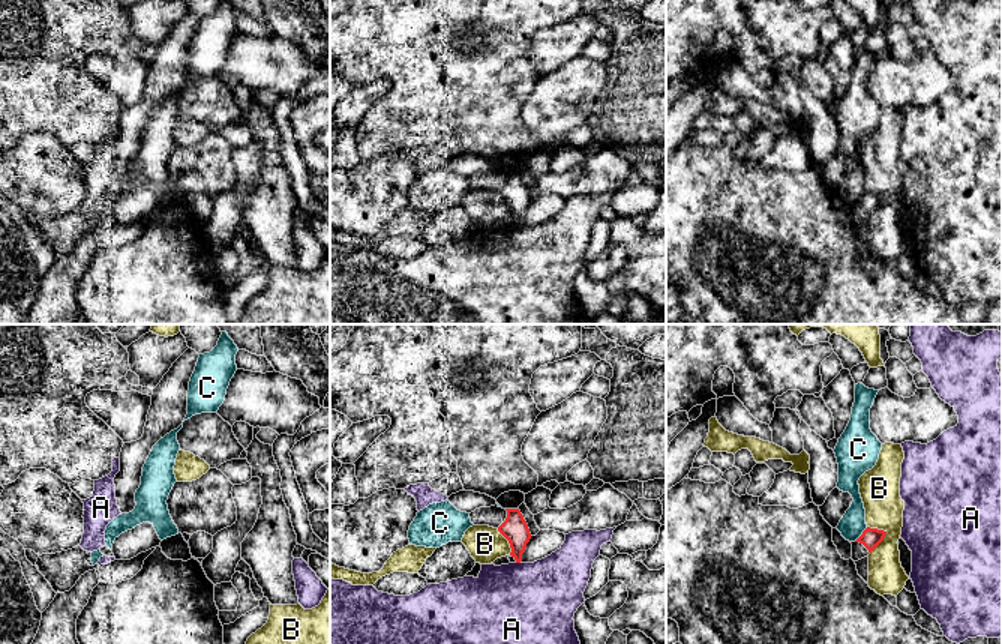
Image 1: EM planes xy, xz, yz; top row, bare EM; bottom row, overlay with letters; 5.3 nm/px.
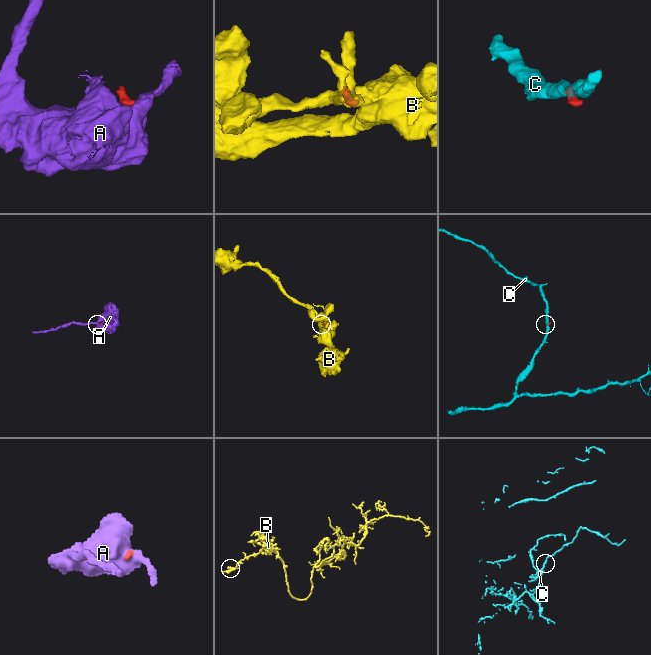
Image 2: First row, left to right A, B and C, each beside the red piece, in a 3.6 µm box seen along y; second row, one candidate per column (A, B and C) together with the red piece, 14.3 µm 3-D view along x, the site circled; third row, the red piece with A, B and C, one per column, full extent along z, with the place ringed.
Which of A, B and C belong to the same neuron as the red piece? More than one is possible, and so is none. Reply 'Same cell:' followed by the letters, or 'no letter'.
Same cell: no letter

